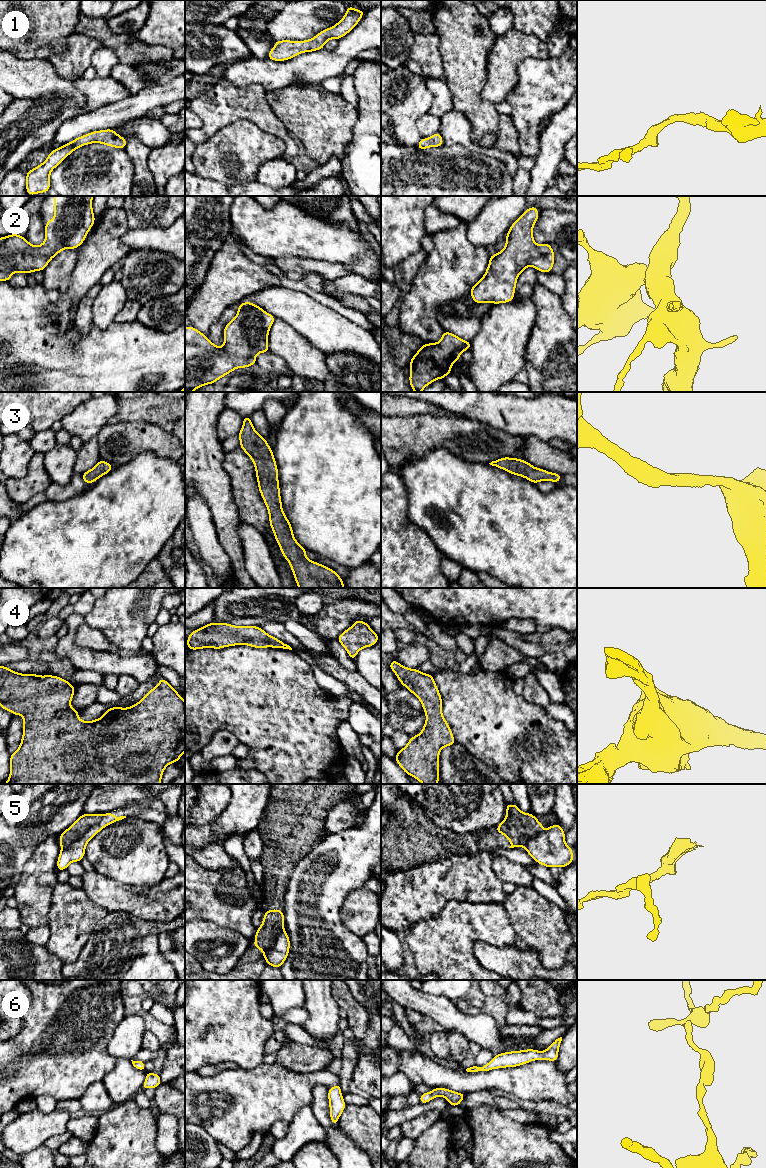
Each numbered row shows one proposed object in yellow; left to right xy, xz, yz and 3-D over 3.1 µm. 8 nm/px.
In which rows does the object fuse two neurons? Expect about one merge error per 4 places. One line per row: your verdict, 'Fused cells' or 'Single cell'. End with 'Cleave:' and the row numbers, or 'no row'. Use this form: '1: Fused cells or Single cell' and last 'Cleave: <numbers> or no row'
1: Single cell
2: Single cell
3: Single cell
4: Single cell
5: Fused cells
6: Single cell
Cleave: 5

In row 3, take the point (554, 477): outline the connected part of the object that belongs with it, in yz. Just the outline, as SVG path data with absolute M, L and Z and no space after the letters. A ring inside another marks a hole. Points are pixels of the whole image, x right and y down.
M503 457L492 461L489 464L503 469L513 475L524 477L534 484L537 484L539 481L548 480L556 484L562 477L561 474L548 472L541 468L536 468L529 462L518 458Z

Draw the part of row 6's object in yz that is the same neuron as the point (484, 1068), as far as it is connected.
M562 1037L556 1039L545 1051L526 1049L510 1051L493 1056L492 1060L482 1067L467 1068L467 1072L489 1071L492 1069L517 1067L535 1060L549 1060L556 1062Z

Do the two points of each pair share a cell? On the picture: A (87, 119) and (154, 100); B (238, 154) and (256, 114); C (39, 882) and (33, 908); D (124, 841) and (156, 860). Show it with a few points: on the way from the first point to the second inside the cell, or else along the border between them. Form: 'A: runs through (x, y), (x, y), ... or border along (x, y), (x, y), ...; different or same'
A: runs through (104, 117), (112, 116), (137, 106); same
B: border along (229, 123), (235, 120), (250, 120), (272, 135); different
C: runs through (35, 888), (33, 902); same
D: runs through (132, 849), (143, 860), (148, 860); same

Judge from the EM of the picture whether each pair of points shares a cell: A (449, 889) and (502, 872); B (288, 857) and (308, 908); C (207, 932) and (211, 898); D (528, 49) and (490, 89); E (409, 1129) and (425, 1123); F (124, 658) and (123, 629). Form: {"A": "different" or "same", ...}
{"A": "different", "B": "different", "C": "different", "D": "same", "E": "same", "F": "different"}

